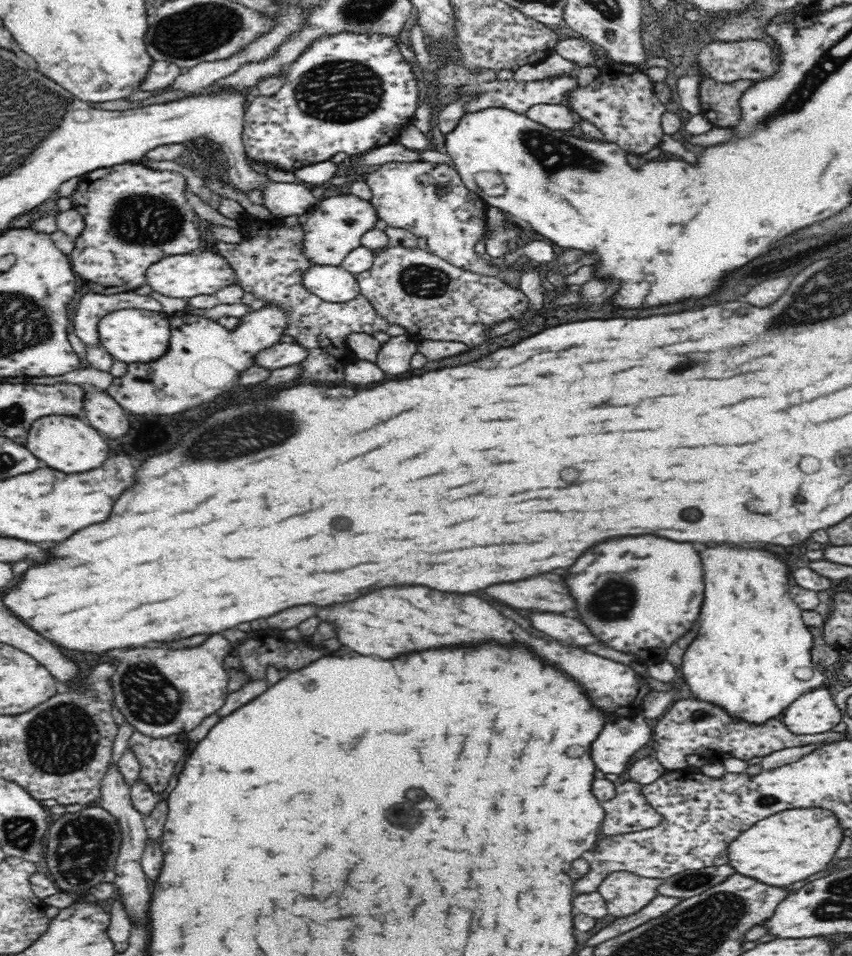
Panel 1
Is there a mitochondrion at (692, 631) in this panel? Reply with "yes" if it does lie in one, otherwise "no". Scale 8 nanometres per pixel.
no

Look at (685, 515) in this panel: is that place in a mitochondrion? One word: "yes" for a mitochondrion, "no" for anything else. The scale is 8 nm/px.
yes

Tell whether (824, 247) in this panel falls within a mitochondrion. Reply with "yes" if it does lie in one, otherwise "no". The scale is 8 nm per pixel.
yes

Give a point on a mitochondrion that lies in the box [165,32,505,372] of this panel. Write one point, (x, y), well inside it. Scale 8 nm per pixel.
(341, 92)

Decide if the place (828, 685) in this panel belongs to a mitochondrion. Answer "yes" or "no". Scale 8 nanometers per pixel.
no

